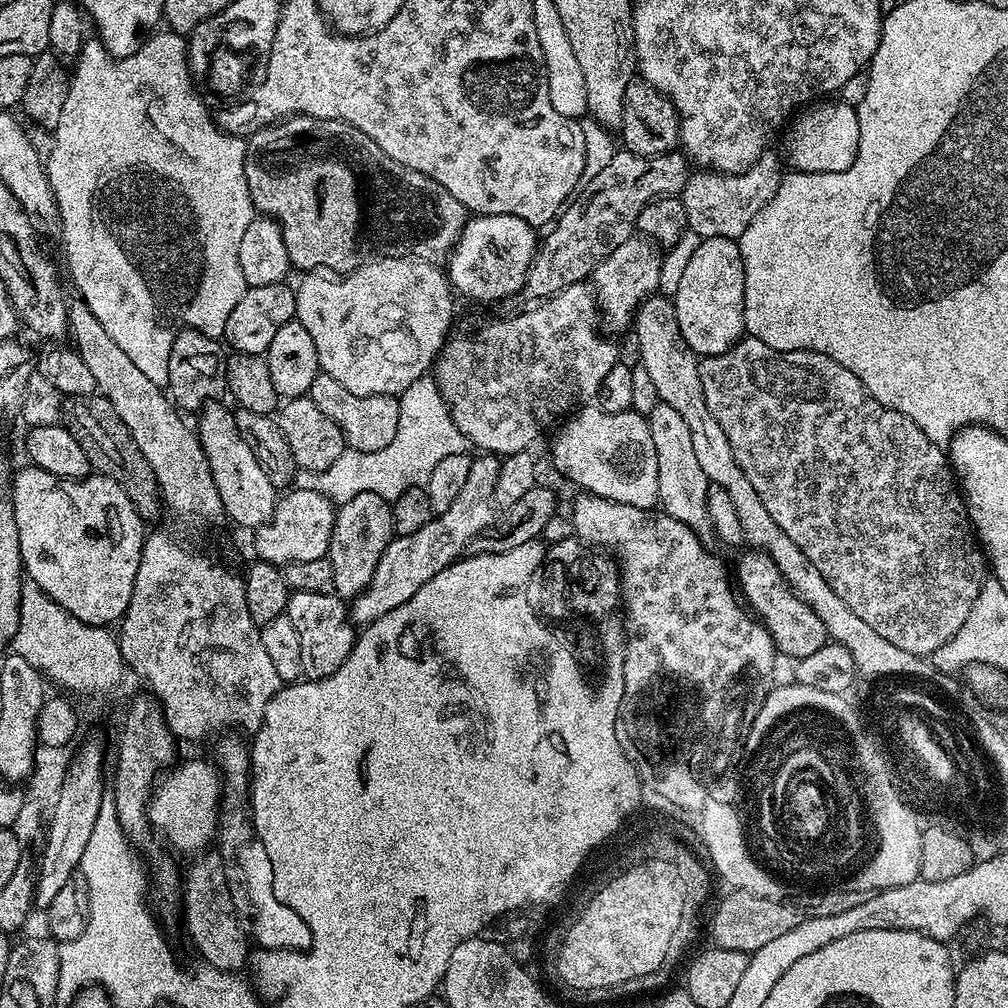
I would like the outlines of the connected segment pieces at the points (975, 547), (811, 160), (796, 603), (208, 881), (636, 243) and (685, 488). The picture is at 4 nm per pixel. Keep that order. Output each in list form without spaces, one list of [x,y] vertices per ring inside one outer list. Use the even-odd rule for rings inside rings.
[[[742,338],[730,350],[722,354],[706,356],[700,360],[700,377],[702,378],[702,394],[706,394],[706,406],[710,406],[710,414],[718,418],[718,426],[726,438],[730,438],[730,447],[734,449],[734,458],[738,458],[738,466],[742,466],[742,474],[750,478],[758,498],[766,505],[770,518],[786,530],[787,536],[794,541],[794,546],[818,566],[818,574],[826,578],[834,593],[846,602],[850,610],[858,614],[877,634],[892,642],[899,649],[922,657],[931,657],[958,630],[962,630],[962,622],[970,618],[970,610],[978,598],[986,579],[986,556],[978,543],[978,537],[968,518],[968,507],[964,504],[963,495],[958,487],[954,469],[946,455],[945,449],[934,443],[920,427],[906,414],[899,410],[890,410],[878,402],[864,389],[864,383],[846,366],[834,362],[826,354],[817,352],[779,352],[766,342],[758,342],[751,338]]]
[[[824,98],[809,103],[795,113],[794,119],[787,125],[787,132],[783,155],[787,167],[797,172],[841,172],[850,167],[858,154],[860,119],[855,107],[841,98]]]
[[[748,550],[737,562],[736,568],[734,564],[734,578],[747,607],[767,628],[775,651],[777,648],[782,655],[789,656],[789,661],[795,662],[808,657],[809,654],[815,654],[822,650],[824,644],[829,643],[827,628],[822,624],[821,618],[818,618],[818,614],[788,586],[774,558],[759,550]]]
[[[208,850],[197,855],[196,860],[182,876],[182,896],[184,892],[184,924],[188,927],[188,936],[192,939],[194,947],[200,951],[200,956],[209,964],[209,969],[220,972],[236,972],[240,967],[247,965],[250,960],[250,944],[246,939],[246,933],[240,926],[240,920],[236,917],[234,902],[230,898],[230,886],[226,886],[226,874],[222,866],[222,858],[219,851]]]
[[[633,234],[610,258],[596,267],[590,277],[591,287],[596,294],[596,303],[602,311],[600,320],[605,333],[624,332],[633,327],[634,313],[649,296],[657,291],[660,284],[660,256],[657,247],[650,242],[642,242]],[[644,243],[644,244],[640,244]]]
[[[661,403],[654,406],[654,410],[646,419],[650,426],[650,434],[654,438],[654,450],[658,454],[659,507],[674,518],[678,518],[678,522],[690,526],[697,536],[711,537],[712,523],[706,506],[709,482],[706,478],[706,470],[702,470],[702,465],[694,454],[694,445],[686,422],[682,422],[682,417],[679,416],[678,410],[674,410],[674,406]]]

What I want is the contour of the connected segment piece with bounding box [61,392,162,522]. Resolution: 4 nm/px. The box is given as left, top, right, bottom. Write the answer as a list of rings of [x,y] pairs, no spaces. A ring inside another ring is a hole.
[[[99,393],[90,395],[74,395],[65,397],[61,401],[61,421],[70,434],[74,435],[78,446],[86,454],[89,467],[99,475],[108,476],[118,482],[130,498],[131,505],[138,511],[141,519],[151,522],[159,512],[162,512],[160,488],[157,486],[156,475],[146,462],[142,450],[134,442],[133,435],[127,429],[122,418],[110,400]]]

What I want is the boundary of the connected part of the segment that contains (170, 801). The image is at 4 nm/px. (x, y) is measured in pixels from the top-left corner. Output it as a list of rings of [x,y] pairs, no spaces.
[[[211,759],[188,760],[184,765],[173,767],[163,773],[155,785],[151,800],[148,801],[148,822],[153,833],[160,832],[160,836],[176,852],[192,852],[200,854],[213,843],[218,832],[220,819],[220,790],[222,777],[219,768]]]

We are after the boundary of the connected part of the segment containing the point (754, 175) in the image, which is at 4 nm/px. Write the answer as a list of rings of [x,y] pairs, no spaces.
[[[772,150],[765,151],[764,155],[755,164],[750,165],[745,172],[721,174],[711,170],[693,171],[689,175],[682,193],[691,235],[694,234],[696,238],[703,238],[705,240],[710,238],[726,238],[727,240],[739,241],[740,236],[746,230],[746,226],[750,226],[750,222],[754,222],[758,210],[762,210],[762,206],[766,206],[766,202],[770,202],[770,198],[774,198],[774,194],[780,186],[782,179],[780,164],[782,168],[782,160],[779,155],[777,156],[772,153]]]

